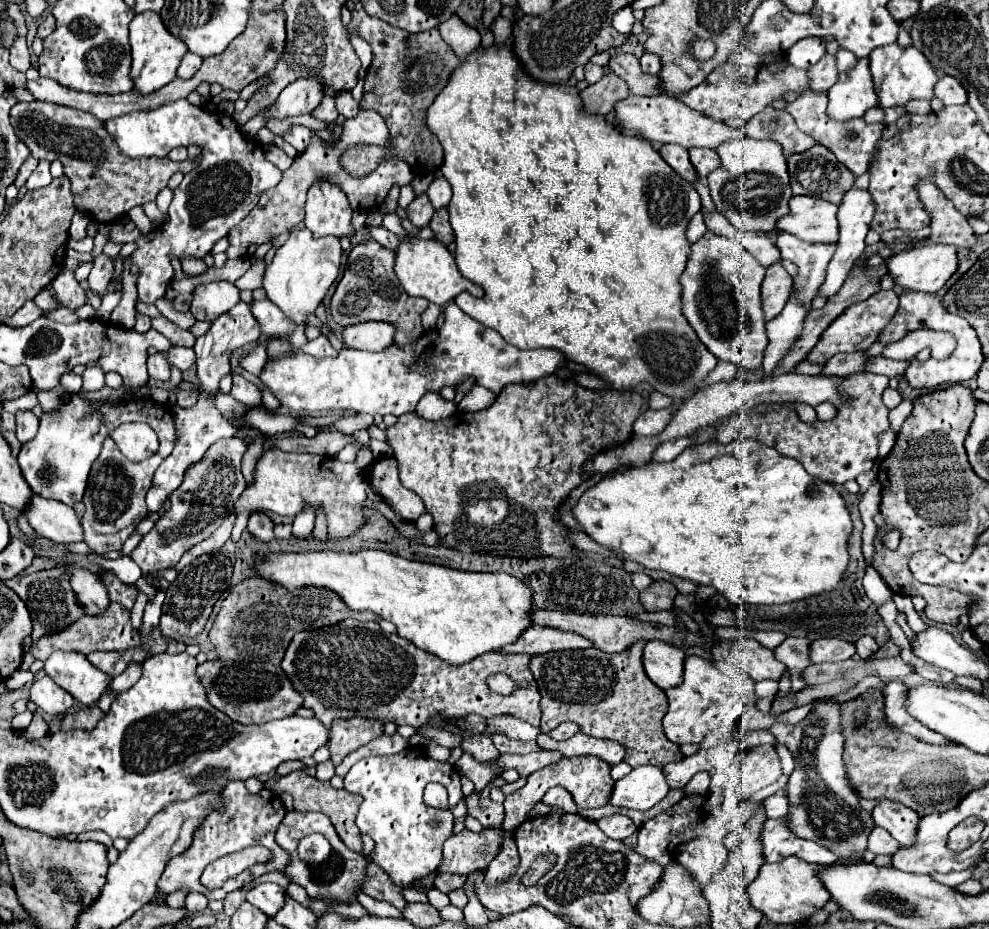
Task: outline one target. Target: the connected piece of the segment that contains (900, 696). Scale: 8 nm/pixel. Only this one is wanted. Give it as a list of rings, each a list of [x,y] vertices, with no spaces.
[[[900,680],[888,682],[884,702],[886,702],[886,716],[888,716],[890,724],[894,724],[896,728],[902,728],[902,732],[906,732],[918,740],[930,742],[930,744],[944,744],[946,742],[944,736],[938,736],[934,730],[926,728],[922,722],[918,722],[916,718],[912,718],[908,714],[906,692],[908,692],[908,686],[904,682],[900,682]]]

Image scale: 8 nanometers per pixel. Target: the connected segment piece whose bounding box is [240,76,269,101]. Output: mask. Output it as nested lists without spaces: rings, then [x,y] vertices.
[[[263,76],[260,77],[258,80],[250,83],[240,92],[241,99],[248,101],[250,99],[250,96],[252,96],[252,94],[254,94],[254,92],[256,92],[258,88],[261,88],[264,84],[267,84],[268,82],[269,82],[269,78]]]

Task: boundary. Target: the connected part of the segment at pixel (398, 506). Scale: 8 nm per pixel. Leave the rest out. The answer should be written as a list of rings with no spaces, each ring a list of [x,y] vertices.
[[[378,458],[370,466],[368,476],[370,476],[370,486],[374,490],[378,490],[382,494],[384,502],[392,510],[396,510],[404,520],[416,522],[416,518],[426,512],[422,498],[402,486],[394,458]]]

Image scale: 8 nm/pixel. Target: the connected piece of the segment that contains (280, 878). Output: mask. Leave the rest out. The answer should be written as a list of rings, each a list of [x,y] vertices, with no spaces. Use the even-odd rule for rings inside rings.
[[[270,872],[266,873],[255,880],[252,881],[252,886],[257,886],[258,884],[264,882],[273,882],[283,887],[284,889],[290,883],[289,879],[286,877],[284,872]]]

